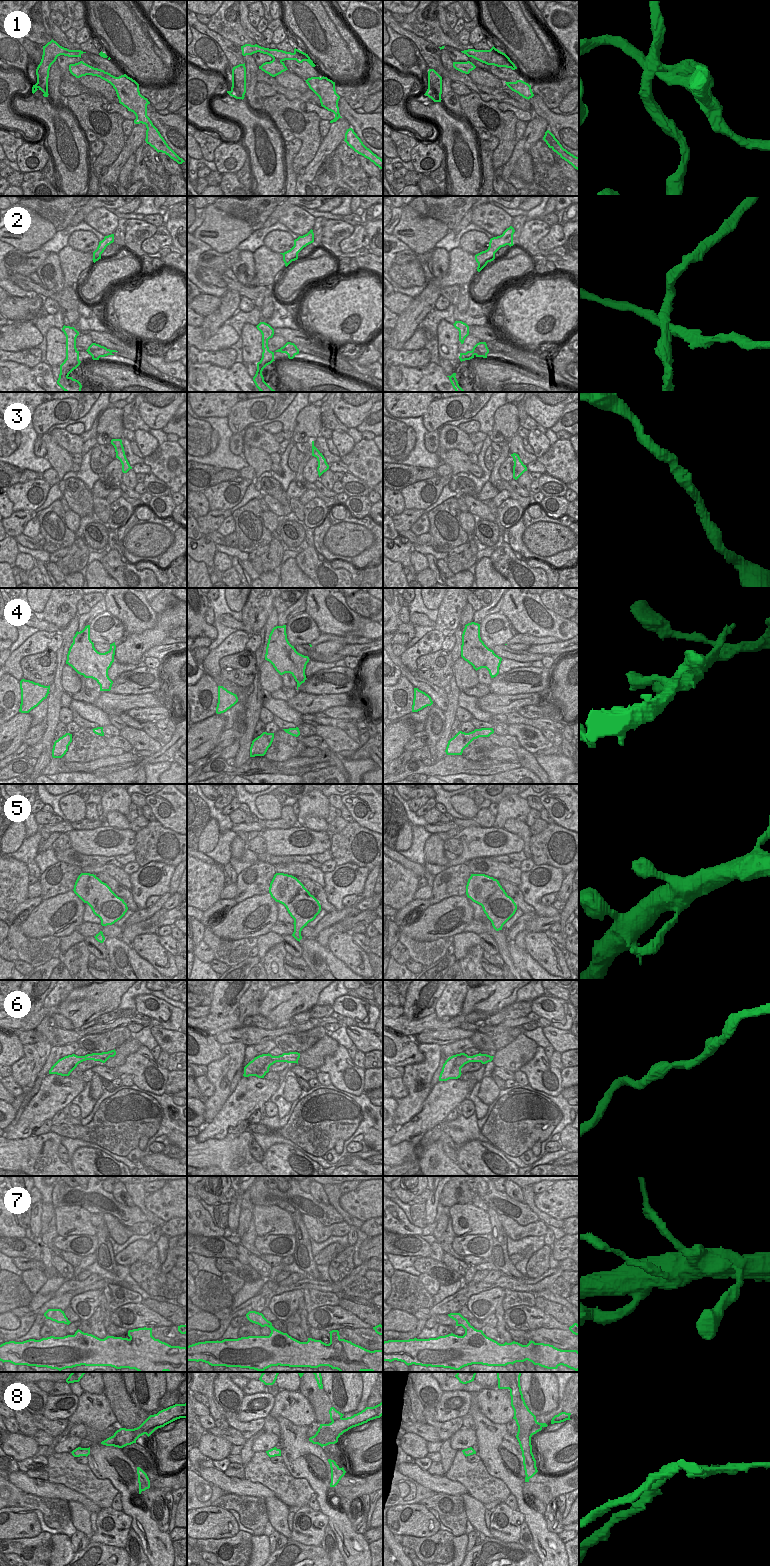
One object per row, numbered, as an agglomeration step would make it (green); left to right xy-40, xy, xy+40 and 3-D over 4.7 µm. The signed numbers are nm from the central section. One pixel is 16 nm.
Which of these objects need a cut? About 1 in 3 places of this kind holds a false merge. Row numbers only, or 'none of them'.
1, 2, 5, 7, 8.

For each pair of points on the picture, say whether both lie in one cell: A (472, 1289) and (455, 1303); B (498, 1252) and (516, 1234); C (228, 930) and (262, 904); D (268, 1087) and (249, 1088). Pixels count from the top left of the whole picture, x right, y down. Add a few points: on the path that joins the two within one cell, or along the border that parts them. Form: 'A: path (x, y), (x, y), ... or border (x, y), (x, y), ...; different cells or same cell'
A: path (468, 1290), (458, 1299); same cell
B: border (498, 1215), (498, 1220), (508, 1236); different cells
C: path (236, 924), (249, 913), (254, 912); same cell
D: path (263, 1088), (254, 1088); same cell

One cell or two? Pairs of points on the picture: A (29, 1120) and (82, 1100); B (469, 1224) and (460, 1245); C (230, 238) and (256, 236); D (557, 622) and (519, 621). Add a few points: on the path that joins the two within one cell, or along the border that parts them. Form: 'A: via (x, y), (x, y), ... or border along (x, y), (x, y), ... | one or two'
A: border along (86, 1083), (85, 1087), (71, 1102) | two
B: border along (487, 1233), (456, 1236) | two
C: border along (253, 231), (235, 248) | two
D: via (549, 629), (529, 621) | one

